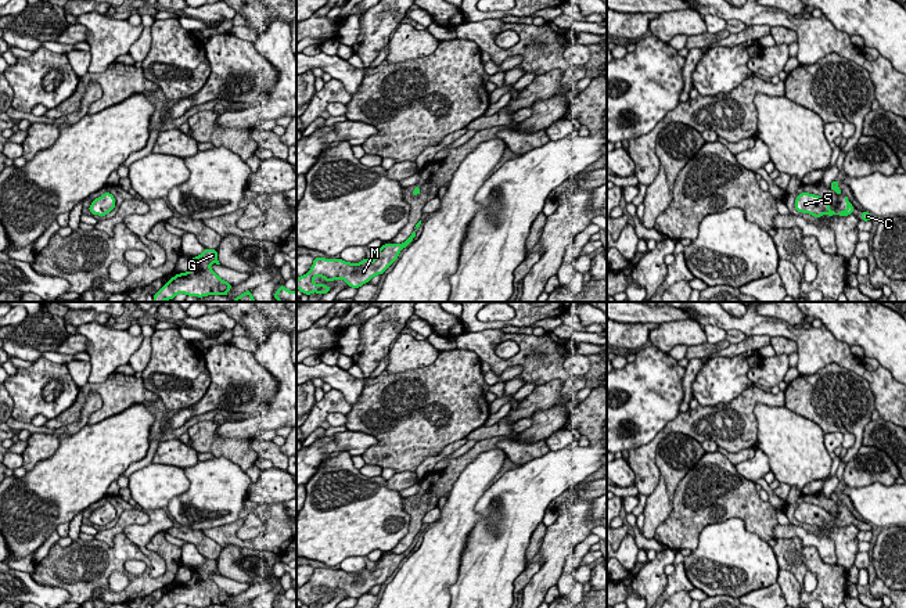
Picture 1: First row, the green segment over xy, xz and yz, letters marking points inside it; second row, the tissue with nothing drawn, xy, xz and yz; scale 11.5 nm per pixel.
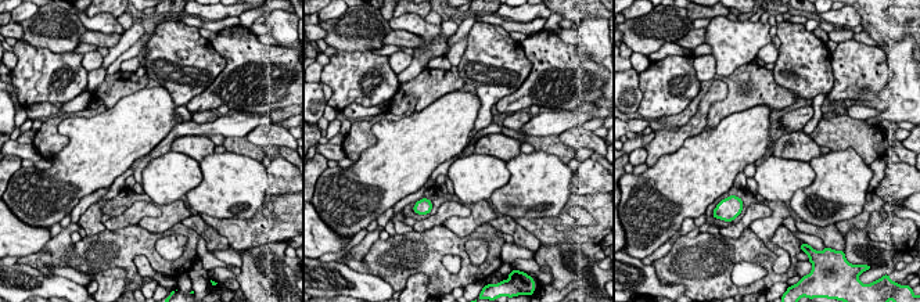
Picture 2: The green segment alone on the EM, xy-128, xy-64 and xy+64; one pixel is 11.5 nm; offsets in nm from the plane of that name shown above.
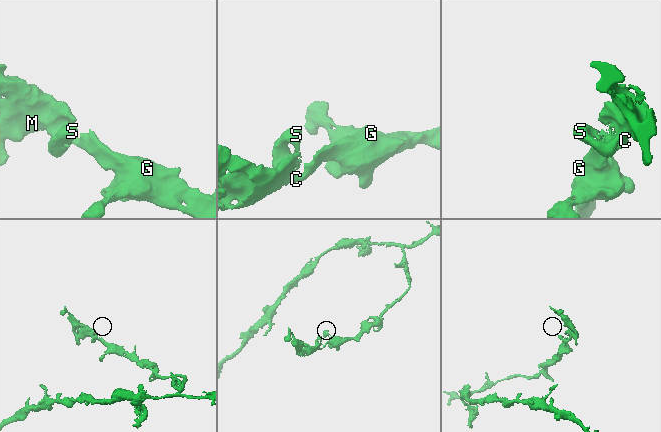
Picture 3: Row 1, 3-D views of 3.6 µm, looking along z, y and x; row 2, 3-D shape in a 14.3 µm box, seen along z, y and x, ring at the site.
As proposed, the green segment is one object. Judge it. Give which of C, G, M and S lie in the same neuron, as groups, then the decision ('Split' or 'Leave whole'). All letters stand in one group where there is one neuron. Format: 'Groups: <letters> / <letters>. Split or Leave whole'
Groups: C G M S. Leave whole

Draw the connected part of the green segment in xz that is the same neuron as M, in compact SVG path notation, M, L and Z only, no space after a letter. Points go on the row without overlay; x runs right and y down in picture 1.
M416 543L402 554L384 554L378 561L374 571L367 568L359 573L345 572L339 569L314 568L310 580L302 587L296 589L296 600L302 604L310 605L317 602L320 605L331 601L331 597L324 594L319 596L313 591L314 587L323 587L326 591L344 590L348 598L359 598L368 593L374 586L382 584L399 566L400 561L406 558Z

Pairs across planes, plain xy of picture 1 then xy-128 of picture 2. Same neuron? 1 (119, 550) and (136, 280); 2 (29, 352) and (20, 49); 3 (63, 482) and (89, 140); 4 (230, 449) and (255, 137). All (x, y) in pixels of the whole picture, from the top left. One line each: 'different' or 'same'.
1: same
2: different
3: same
4: different

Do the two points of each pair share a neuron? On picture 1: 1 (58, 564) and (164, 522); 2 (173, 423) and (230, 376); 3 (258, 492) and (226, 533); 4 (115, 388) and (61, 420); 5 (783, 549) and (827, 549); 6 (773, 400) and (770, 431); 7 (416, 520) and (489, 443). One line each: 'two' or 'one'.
1: two
2: one
3: two
4: one
5: two
6: two
7: one

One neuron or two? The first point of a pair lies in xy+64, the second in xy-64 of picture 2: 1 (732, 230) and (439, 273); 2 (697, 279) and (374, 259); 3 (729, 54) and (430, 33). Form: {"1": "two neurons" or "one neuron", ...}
{"1": "two neurons", "2": "one neuron", "3": "one neuron"}

